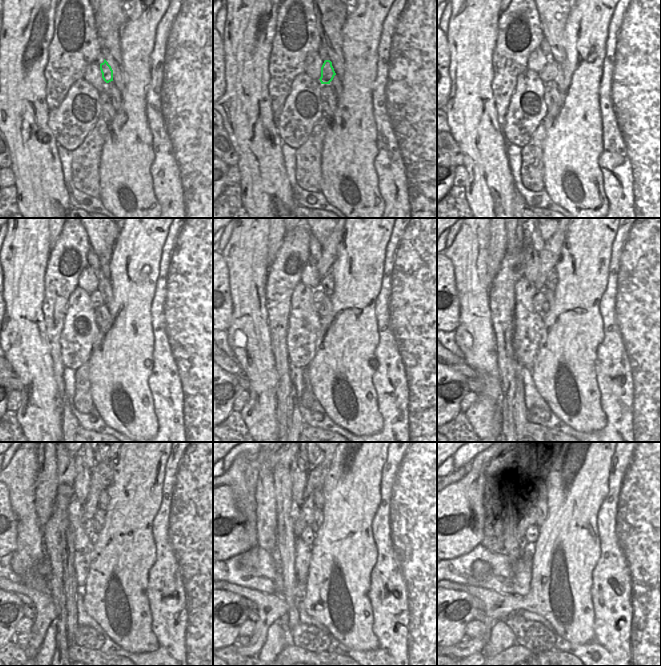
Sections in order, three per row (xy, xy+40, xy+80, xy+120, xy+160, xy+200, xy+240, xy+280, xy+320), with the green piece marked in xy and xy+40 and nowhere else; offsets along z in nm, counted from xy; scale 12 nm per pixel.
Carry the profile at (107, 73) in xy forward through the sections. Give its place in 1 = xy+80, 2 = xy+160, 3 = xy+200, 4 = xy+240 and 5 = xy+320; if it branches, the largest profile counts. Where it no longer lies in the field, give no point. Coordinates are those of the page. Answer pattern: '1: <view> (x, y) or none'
1: xy+80 (548, 74)
2: xy+160 (318, 295)
3: xy+200 (539, 298)
4: xy+240 (89, 525)
5: xy+320 (531, 535)

